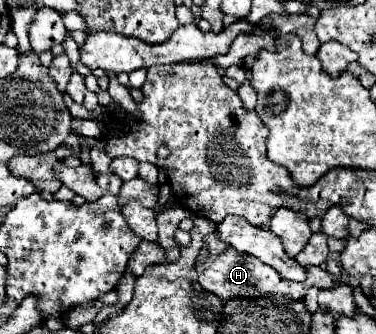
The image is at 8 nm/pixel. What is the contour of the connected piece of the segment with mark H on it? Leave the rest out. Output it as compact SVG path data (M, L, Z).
M204 243L198 257L196 257L196 273L198 273L198 283L218 295L220 299L232 299L232 297L262 297L262 295L288 295L288 297L304 297L306 291L310 287L318 287L318 289L328 289L334 285L332 275L324 269L324 267L308 267L308 279L302 283L294 283L288 281L284 277L280 277L270 265L264 265L260 259L252 257L252 255L240 255L236 249L232 249L230 245L226 247L226 251L222 251L218 255L218 259L210 257L210 249Z

